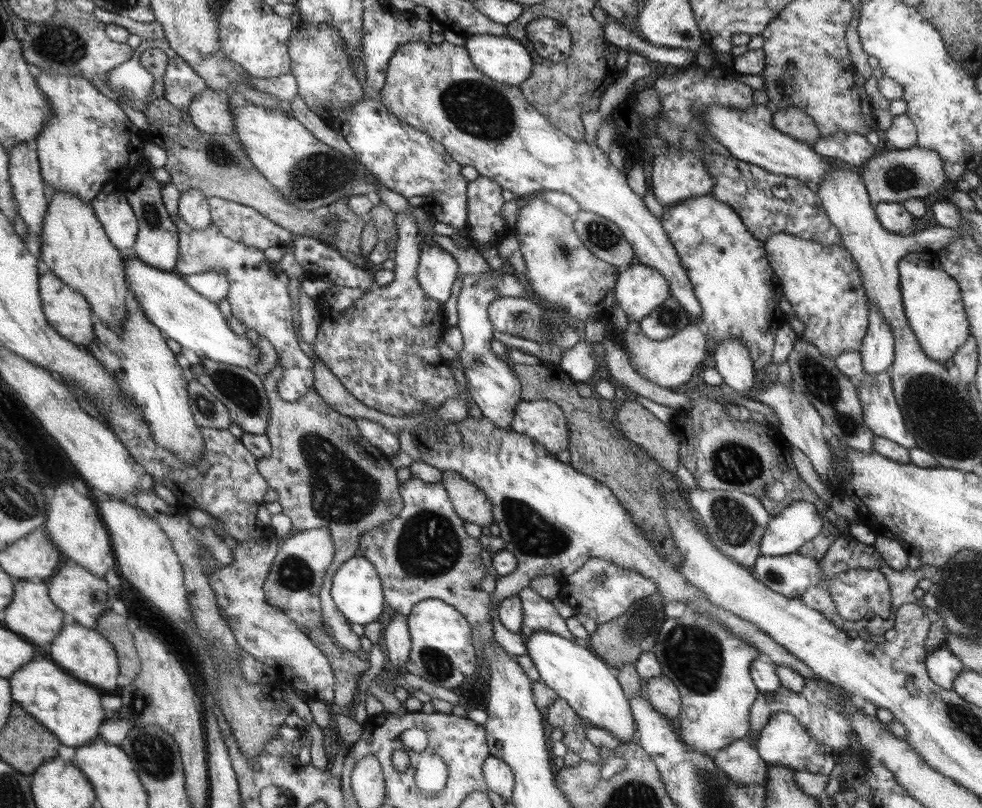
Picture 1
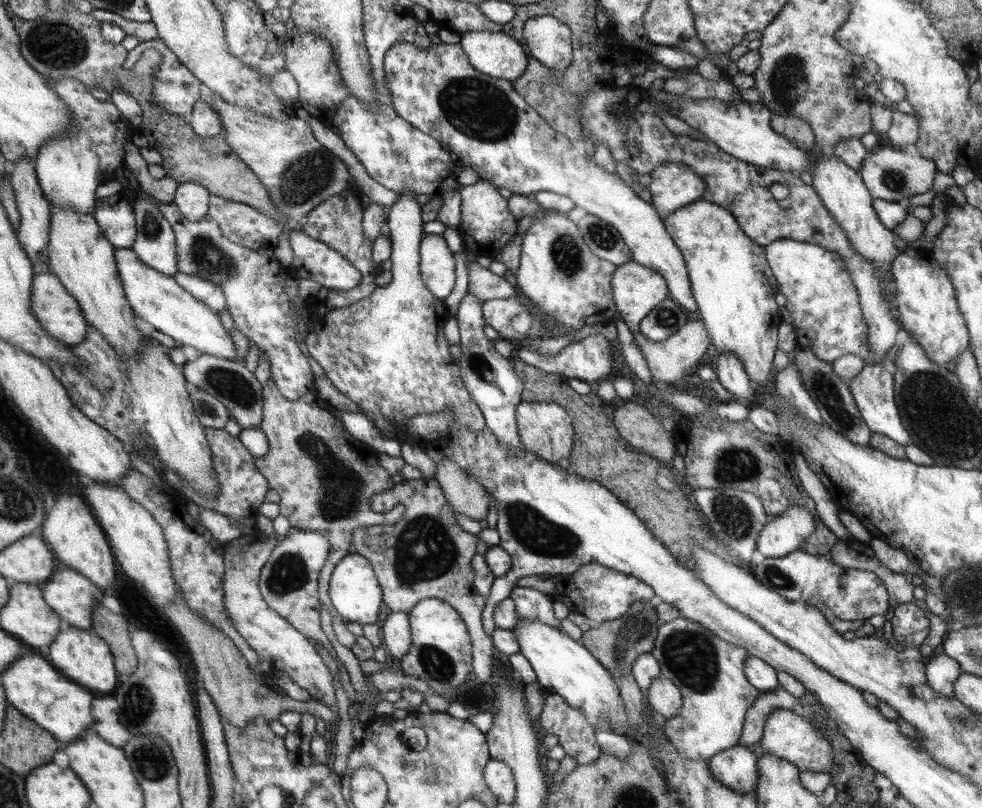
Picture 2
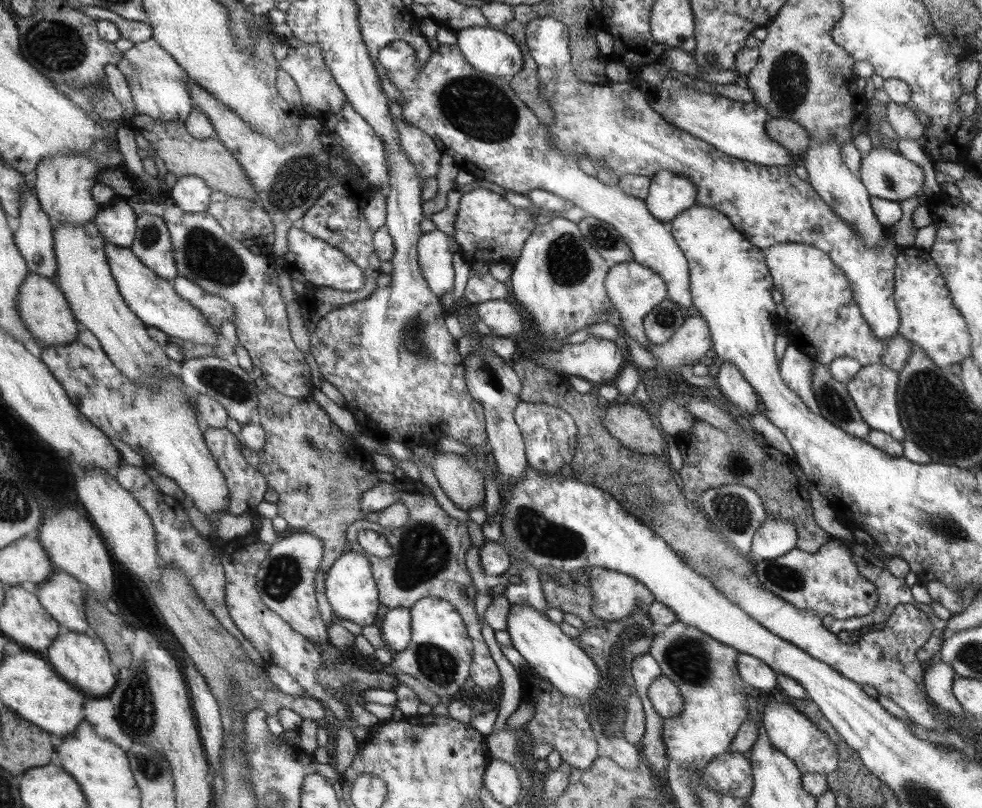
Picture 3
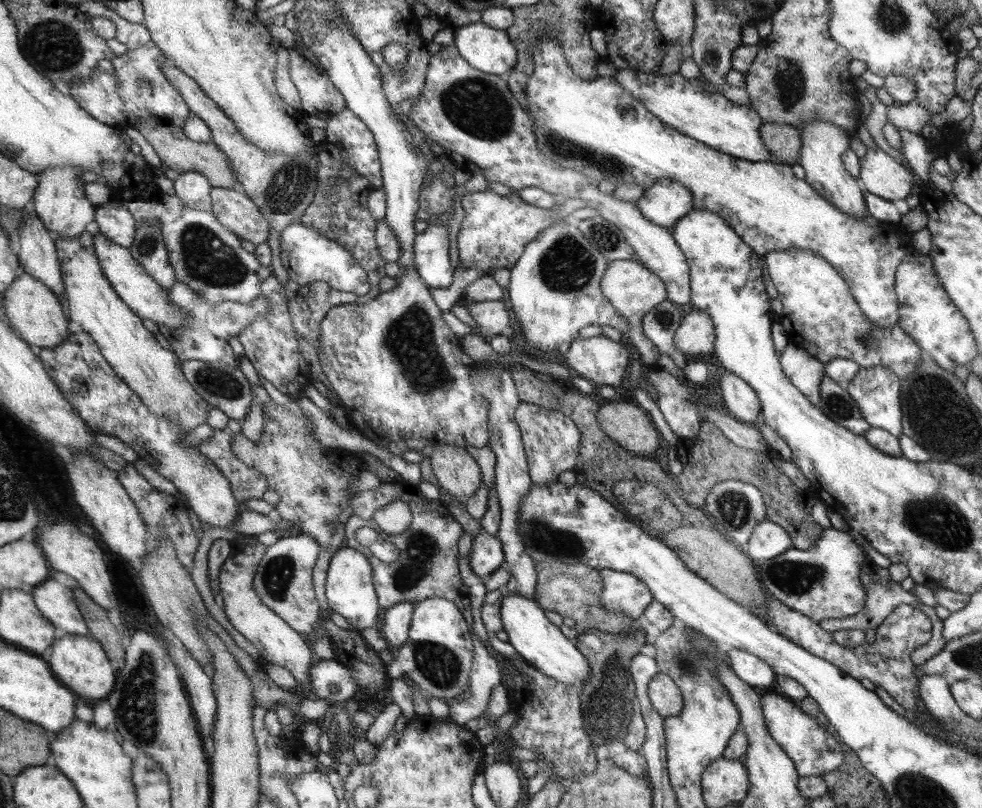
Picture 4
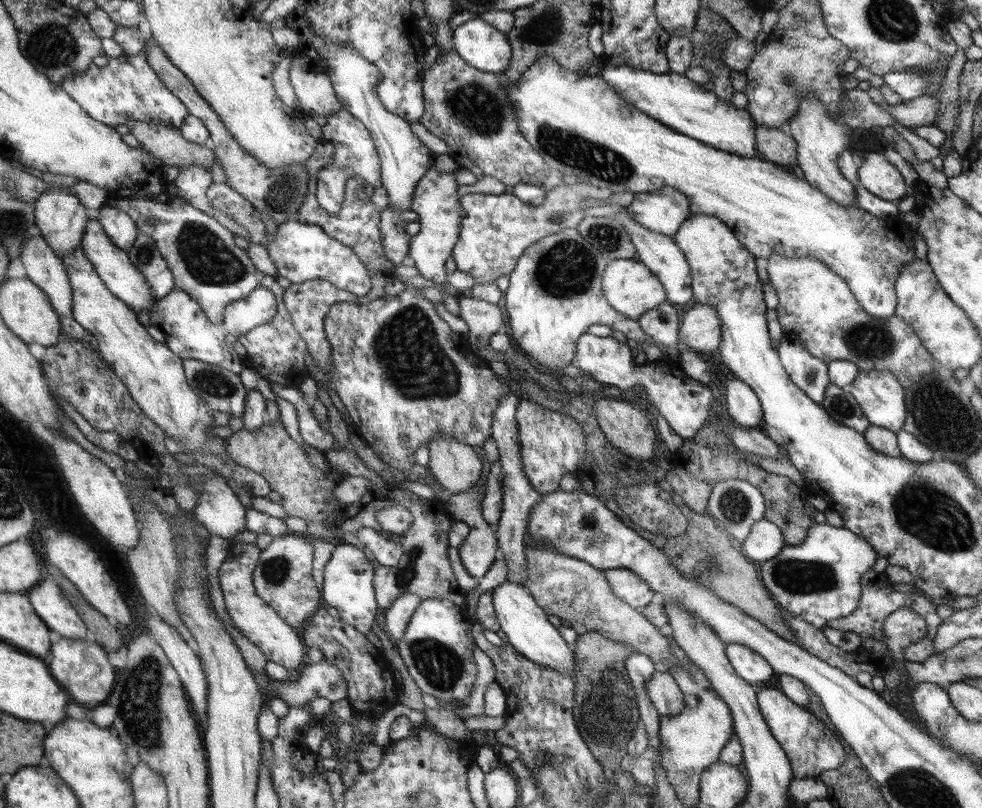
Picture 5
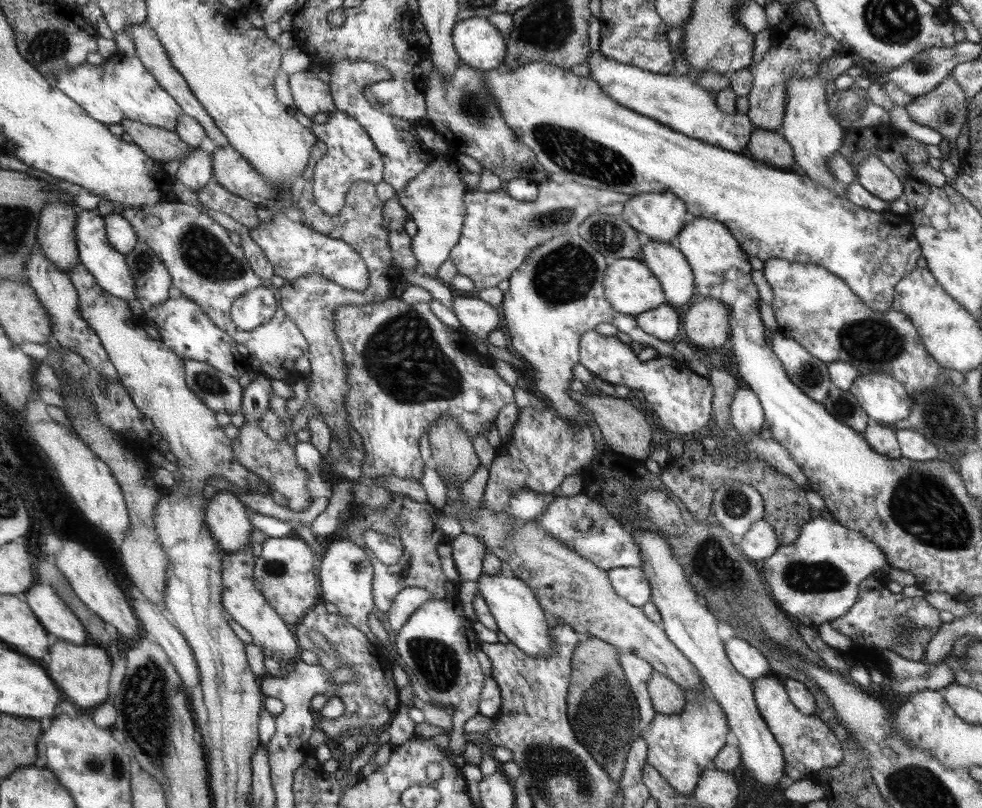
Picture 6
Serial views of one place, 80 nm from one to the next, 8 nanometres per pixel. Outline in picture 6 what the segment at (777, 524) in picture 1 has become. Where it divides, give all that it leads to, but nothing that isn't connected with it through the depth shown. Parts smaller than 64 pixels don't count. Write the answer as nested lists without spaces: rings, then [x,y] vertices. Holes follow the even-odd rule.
[[[760,520],[737,540],[737,545],[748,558],[764,560],[779,550],[779,534],[767,521]]]

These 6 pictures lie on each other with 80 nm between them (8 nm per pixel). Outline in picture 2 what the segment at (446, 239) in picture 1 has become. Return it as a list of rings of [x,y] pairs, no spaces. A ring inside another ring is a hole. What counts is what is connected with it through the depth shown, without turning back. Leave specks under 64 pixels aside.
[[[467,252],[468,274],[470,293],[476,294],[479,300],[510,299],[518,295],[518,289],[515,288],[504,277],[500,277],[490,271],[489,268],[483,268],[477,261],[478,256]]]

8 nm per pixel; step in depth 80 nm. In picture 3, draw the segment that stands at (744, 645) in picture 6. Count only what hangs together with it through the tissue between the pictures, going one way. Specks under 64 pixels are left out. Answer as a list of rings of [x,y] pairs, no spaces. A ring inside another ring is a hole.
[[[741,653],[738,656],[738,671],[743,682],[758,694],[768,695],[778,690],[777,672],[759,658]]]

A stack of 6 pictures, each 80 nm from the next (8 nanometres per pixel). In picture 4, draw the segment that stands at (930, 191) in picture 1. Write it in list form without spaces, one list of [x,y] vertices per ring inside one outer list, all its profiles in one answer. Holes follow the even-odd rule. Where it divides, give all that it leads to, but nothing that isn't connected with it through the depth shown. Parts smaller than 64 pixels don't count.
[[[863,124],[853,136],[862,140],[867,149],[858,178],[862,188],[889,201],[906,200],[917,189],[912,173],[878,148]]]

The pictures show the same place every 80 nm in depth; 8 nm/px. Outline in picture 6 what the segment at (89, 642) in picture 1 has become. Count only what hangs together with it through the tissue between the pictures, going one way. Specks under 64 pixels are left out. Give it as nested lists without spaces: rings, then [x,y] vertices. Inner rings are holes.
[[[58,639],[51,646],[52,664],[48,664],[48,672],[55,683],[64,688],[66,694],[76,706],[90,708],[98,706],[108,698],[108,678],[112,670],[110,656],[106,654],[104,647],[98,644],[80,645],[72,644],[70,641]]]

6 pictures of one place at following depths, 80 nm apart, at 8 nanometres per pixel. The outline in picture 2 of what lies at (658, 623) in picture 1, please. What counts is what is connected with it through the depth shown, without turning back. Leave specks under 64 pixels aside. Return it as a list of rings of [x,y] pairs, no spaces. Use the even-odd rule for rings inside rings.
[[[636,601],[626,615],[593,625],[590,630],[584,632],[582,644],[591,651],[592,656],[606,665],[608,672],[619,682],[627,672],[631,672],[631,667],[640,655],[654,650],[660,623],[655,601]]]

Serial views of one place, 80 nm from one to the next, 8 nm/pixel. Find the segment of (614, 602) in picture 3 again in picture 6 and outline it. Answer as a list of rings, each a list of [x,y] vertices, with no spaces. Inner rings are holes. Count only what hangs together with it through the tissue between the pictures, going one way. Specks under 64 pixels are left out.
[[[614,568],[608,573],[615,591],[624,600],[637,607],[651,602],[653,588],[641,568]]]

